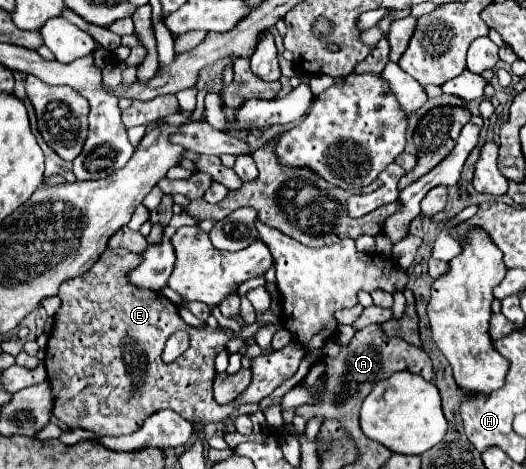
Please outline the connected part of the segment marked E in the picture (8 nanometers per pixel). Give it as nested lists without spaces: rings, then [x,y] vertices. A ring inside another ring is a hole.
[[[105,249],[99,261],[85,275],[65,281],[59,289],[59,297],[63,305],[55,315],[55,327],[49,335],[45,367],[47,367],[49,383],[55,393],[53,415],[59,421],[63,421],[67,427],[81,427],[99,435],[127,435],[137,431],[149,415],[161,409],[173,409],[191,423],[195,421],[223,423],[231,415],[231,411],[244,403],[259,403],[261,399],[269,397],[273,389],[277,389],[283,381],[287,381],[297,373],[305,349],[293,345],[291,341],[287,347],[279,351],[262,353],[253,358],[250,367],[253,371],[253,381],[247,387],[247,391],[231,403],[217,405],[213,401],[213,391],[211,391],[213,377],[215,377],[215,355],[225,347],[231,331],[229,329],[213,331],[209,327],[201,331],[189,327],[179,317],[177,307],[165,295],[149,289],[141,289],[129,281],[129,269],[135,269],[139,263],[141,263],[141,255],[137,253],[131,253],[127,249]],[[179,329],[189,329],[193,345],[197,347],[189,347],[173,363],[163,363],[161,353],[165,349],[165,343]]]

